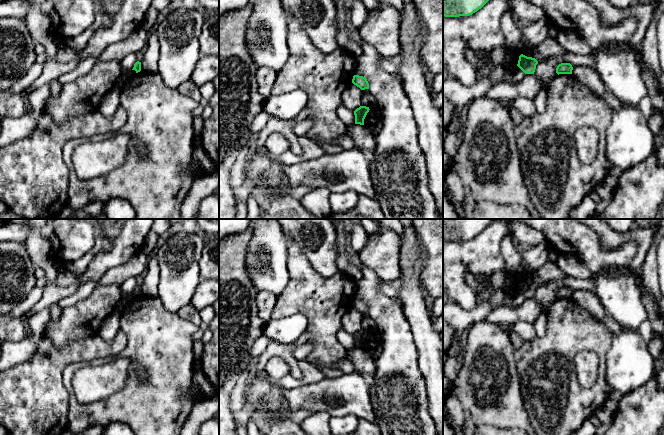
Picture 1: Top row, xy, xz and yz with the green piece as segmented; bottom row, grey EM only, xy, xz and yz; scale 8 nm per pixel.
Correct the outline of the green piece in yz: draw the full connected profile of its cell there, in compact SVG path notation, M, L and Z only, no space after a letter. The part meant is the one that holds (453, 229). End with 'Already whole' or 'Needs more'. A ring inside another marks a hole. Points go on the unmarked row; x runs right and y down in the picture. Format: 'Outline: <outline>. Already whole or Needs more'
Outline: M443 219L443 240L469 240L500 219Z. Already whole

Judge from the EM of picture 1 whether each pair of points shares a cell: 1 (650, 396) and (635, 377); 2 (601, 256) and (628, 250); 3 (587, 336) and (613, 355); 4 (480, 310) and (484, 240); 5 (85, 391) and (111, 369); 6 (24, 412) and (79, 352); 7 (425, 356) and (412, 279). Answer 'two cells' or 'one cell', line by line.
1: two cells
2: one cell
3: two cells
4: two cells
5: one cell
6: one cell
7: one cell

